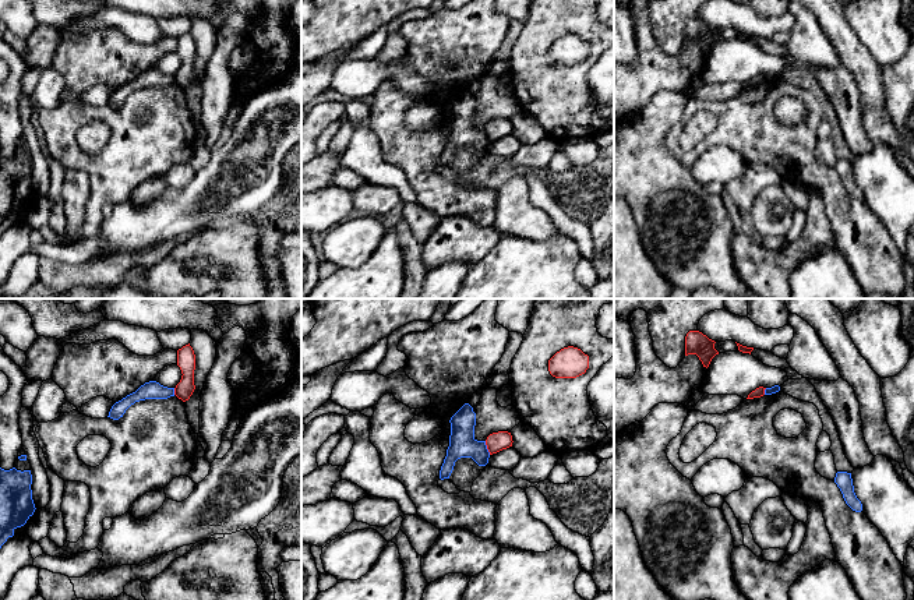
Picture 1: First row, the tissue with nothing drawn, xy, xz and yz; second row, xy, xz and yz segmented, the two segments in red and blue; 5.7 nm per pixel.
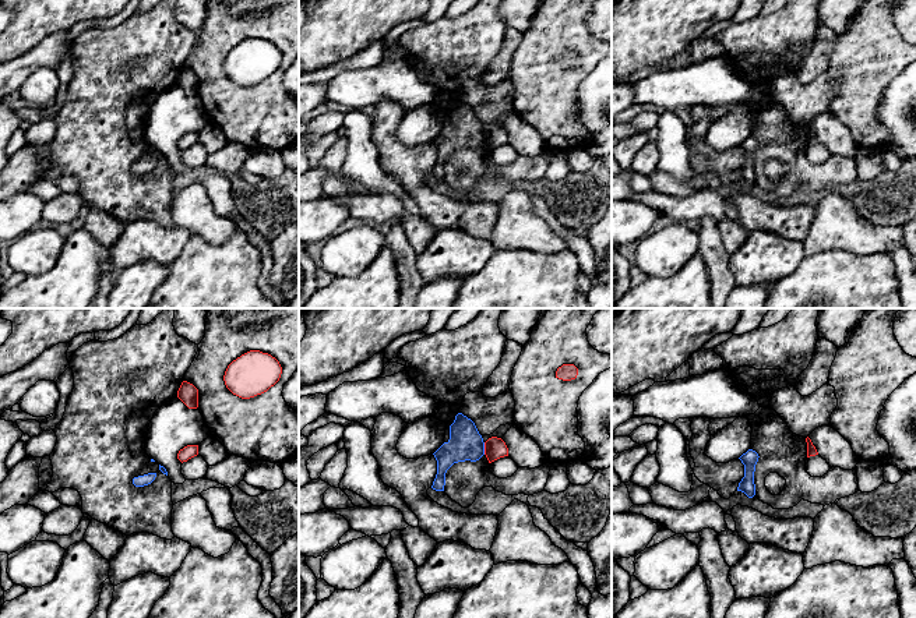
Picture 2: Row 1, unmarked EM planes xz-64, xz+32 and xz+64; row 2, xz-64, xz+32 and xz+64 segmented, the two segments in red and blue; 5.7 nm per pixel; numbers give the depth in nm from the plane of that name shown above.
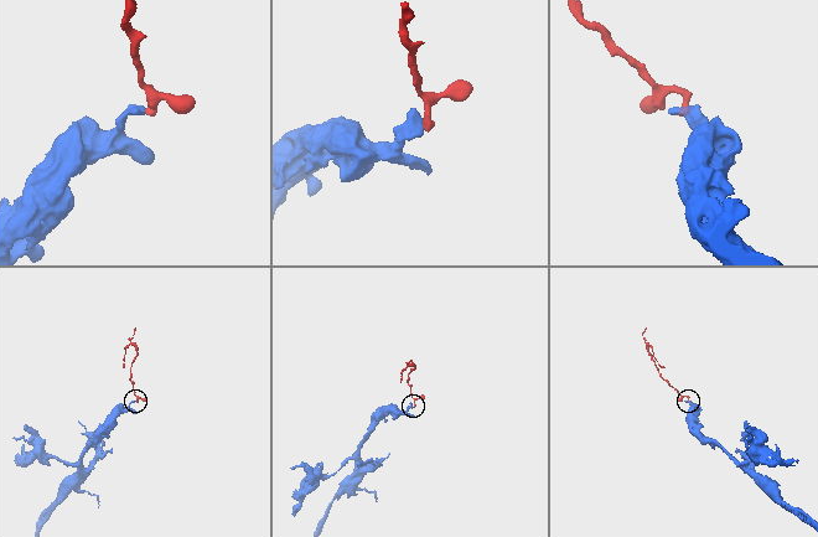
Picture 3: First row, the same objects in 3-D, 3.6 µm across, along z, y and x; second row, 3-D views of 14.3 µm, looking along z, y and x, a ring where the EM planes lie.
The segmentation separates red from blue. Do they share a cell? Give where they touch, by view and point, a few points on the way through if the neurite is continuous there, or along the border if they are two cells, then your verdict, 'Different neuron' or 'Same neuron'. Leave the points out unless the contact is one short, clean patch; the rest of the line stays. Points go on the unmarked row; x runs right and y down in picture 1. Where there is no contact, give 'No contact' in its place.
Touches red at xz (487, 136). Boundary: xz (484, 129), (490, 141). Different neuron

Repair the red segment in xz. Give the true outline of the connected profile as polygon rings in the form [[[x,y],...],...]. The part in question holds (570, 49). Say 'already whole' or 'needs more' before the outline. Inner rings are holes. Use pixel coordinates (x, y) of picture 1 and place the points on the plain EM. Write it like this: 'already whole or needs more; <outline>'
already whole; [[[568,33],[548,47],[548,59],[555,66],[576,66],[589,56],[589,43],[580,36]]]

